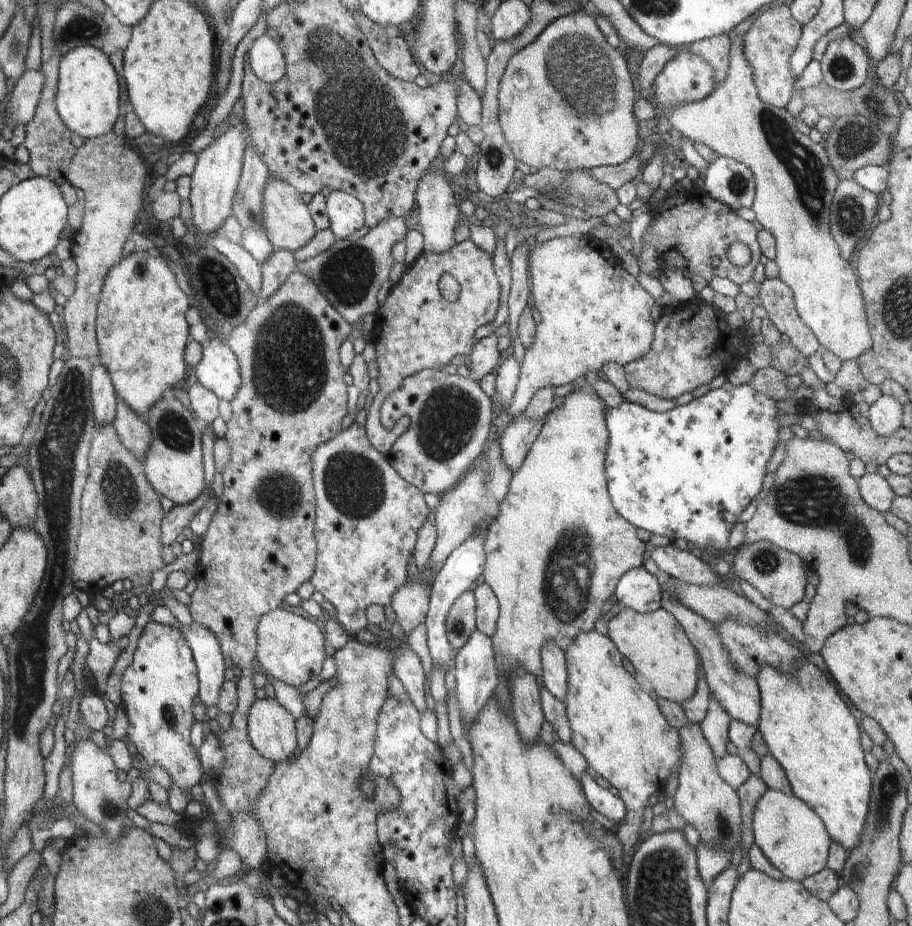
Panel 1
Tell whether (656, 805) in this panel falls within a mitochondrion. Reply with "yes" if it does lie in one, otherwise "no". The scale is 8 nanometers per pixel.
no

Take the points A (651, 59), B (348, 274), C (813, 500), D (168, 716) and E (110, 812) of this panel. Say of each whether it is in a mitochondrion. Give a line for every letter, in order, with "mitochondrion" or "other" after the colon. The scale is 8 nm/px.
A: other
B: mitochondrion
C: mitochondrion
D: mitochondrion
E: mitochondrion

